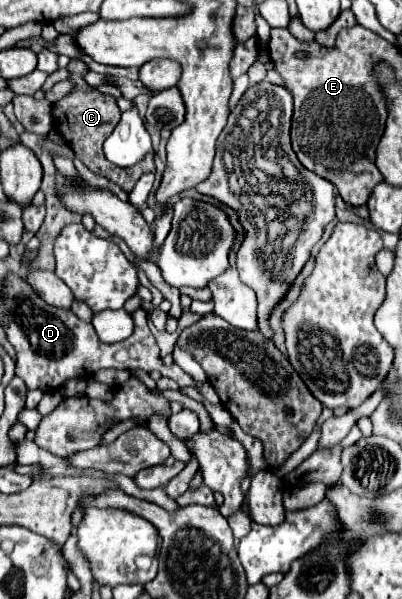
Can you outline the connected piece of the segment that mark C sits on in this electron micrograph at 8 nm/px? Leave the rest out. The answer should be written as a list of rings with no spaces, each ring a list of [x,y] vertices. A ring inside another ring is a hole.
[[[70,59],[70,63],[68,63],[66,69],[70,73],[68,81],[74,87],[72,87],[72,91],[66,97],[62,97],[60,101],[56,101],[52,105],[52,125],[54,125],[54,129],[58,131],[58,135],[62,135],[62,139],[66,139],[66,143],[72,147],[72,151],[76,153],[76,157],[90,171],[94,171],[96,175],[106,177],[110,183],[116,183],[126,193],[130,193],[134,189],[134,185],[136,185],[136,181],[138,181],[140,175],[144,175],[146,172],[155,172],[154,151],[152,151],[153,155],[147,155],[143,163],[134,165],[134,167],[126,167],[124,169],[124,167],[108,163],[106,157],[104,157],[104,153],[102,153],[102,143],[114,131],[114,127],[118,125],[122,111],[118,109],[116,99],[112,95],[104,95],[96,87],[92,87],[92,85],[88,85],[84,81],[84,75],[88,73],[88,65],[82,59]]]

